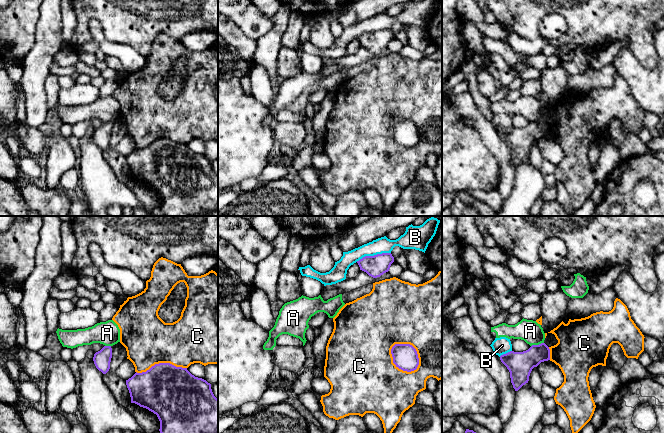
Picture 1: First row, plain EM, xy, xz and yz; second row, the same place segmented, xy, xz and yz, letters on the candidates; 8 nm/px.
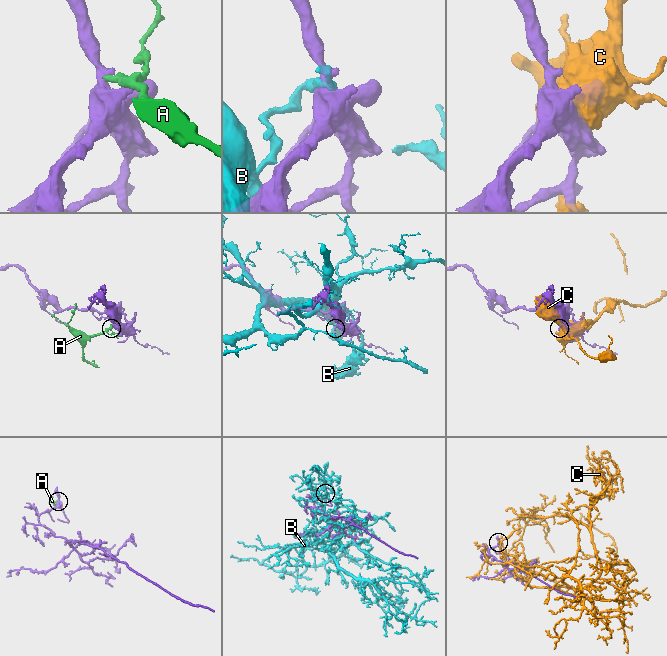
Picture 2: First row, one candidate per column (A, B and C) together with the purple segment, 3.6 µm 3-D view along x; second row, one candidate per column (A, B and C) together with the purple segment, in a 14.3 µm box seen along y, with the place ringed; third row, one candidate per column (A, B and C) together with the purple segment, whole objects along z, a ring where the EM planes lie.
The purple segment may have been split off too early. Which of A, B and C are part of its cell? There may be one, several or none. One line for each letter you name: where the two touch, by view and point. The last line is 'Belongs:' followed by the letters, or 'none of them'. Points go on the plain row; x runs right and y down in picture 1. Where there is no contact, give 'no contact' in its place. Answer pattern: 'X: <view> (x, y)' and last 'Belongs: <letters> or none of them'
Belongs: none of them

